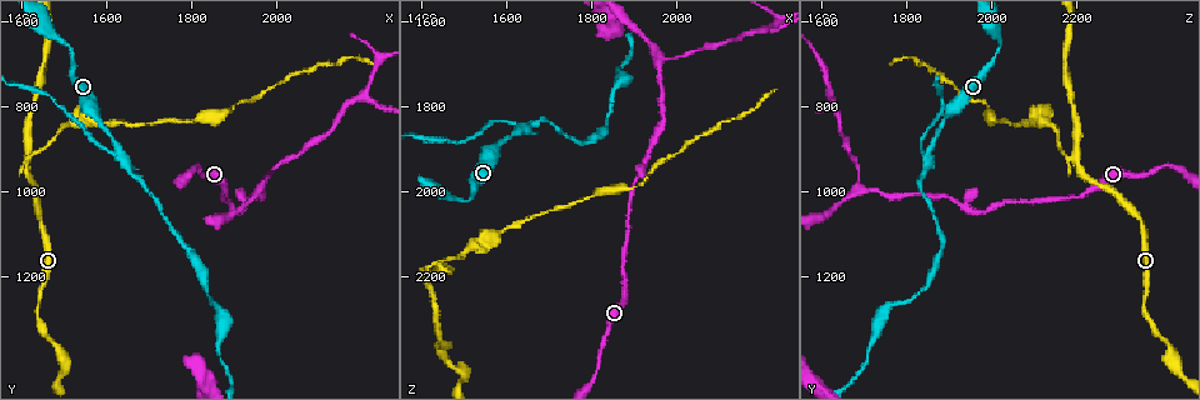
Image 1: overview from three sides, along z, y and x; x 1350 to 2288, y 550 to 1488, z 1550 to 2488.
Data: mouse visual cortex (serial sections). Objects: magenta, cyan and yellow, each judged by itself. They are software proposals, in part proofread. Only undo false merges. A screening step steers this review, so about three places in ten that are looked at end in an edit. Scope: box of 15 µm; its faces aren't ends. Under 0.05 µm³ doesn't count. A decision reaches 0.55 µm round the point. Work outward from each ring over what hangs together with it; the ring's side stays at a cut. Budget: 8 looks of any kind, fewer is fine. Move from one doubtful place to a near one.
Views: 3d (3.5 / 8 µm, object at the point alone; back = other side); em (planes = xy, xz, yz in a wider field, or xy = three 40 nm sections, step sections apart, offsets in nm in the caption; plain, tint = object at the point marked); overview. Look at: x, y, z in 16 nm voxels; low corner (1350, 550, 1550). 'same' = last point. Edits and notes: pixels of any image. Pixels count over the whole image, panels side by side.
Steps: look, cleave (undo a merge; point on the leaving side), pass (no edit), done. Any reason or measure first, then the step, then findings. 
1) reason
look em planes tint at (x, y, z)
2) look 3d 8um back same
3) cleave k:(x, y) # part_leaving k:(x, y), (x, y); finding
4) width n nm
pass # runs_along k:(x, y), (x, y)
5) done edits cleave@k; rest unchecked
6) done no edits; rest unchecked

three arms meet
look 3d 3.5um back at (1630, 895, 1850)

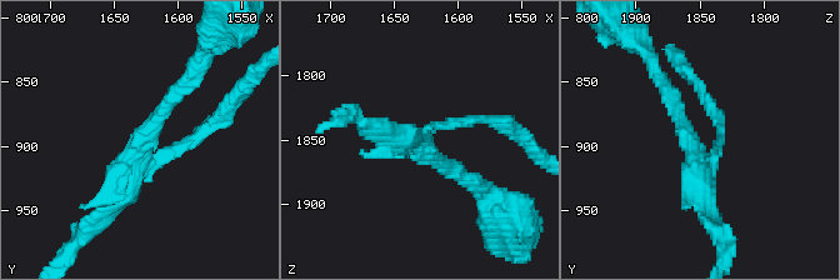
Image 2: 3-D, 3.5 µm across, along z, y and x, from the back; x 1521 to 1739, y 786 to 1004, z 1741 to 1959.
arms 3; arm_widths 150, 200, 350 nm; shape alone is not enough
look em xy step 5 tint at (1632, 900, 1858)

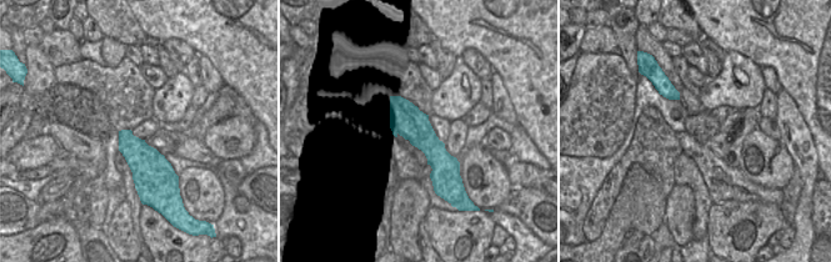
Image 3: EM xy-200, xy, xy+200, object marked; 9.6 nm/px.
width 320 nm
cleave 2:(471, 119) # part_leaving 2:(430, 131), (495, 119), (523, 138); a second cell is stuck on

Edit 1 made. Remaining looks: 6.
redraw
look overview

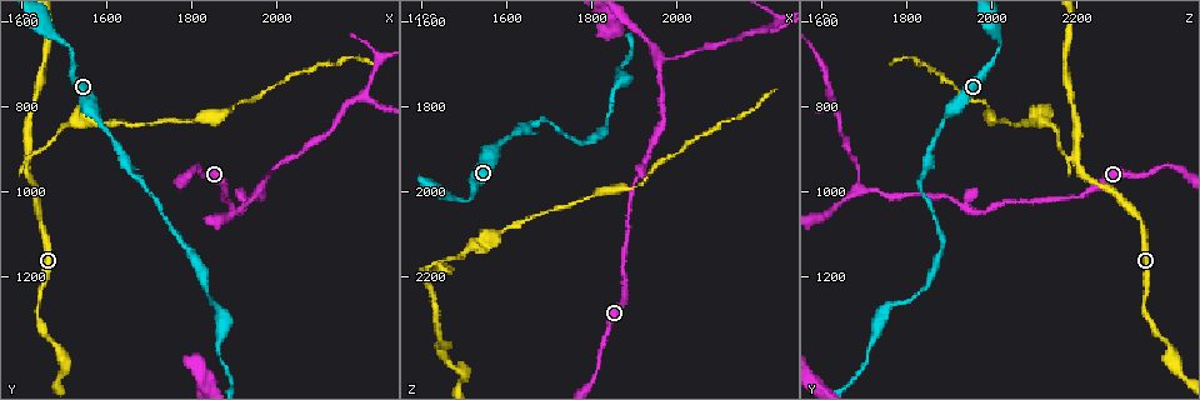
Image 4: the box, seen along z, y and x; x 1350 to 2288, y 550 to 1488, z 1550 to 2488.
three-way junction
look 3d 3.5um back at (1415, 930, 2200)

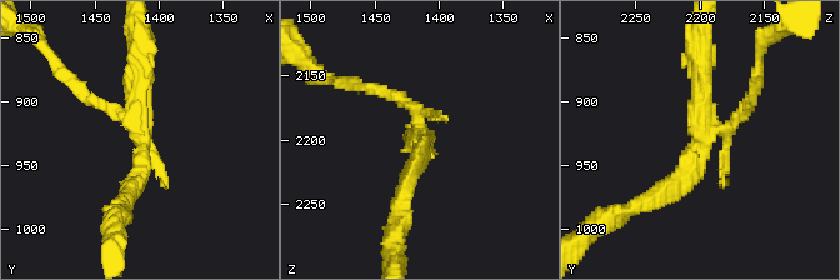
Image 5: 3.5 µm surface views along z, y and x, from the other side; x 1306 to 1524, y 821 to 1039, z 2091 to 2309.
need the tissue
look em xy step 1 tint at (1414, 922, 2194)

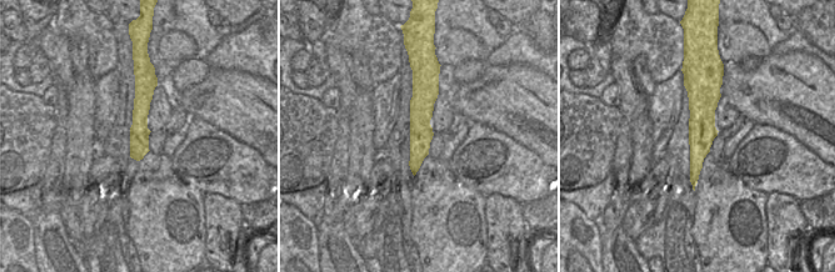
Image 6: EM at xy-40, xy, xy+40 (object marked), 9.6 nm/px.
another direction
look em planes tint same

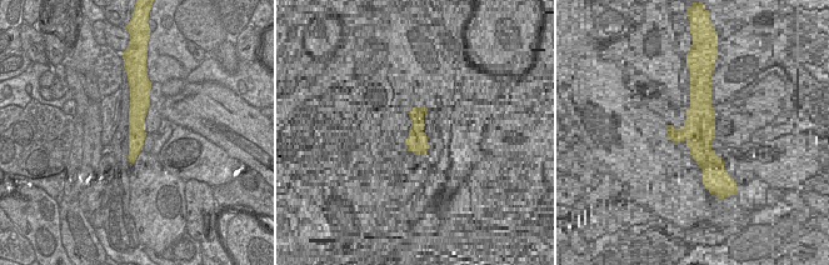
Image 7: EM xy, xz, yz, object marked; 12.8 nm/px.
cleave 5:(385, 93) # part_leaving 5:(420, 121), (398, 96), (335, 80); two cells meet here

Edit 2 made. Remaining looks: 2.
arms part here
look 3d 3.5um at (1920, 1035, 1930)

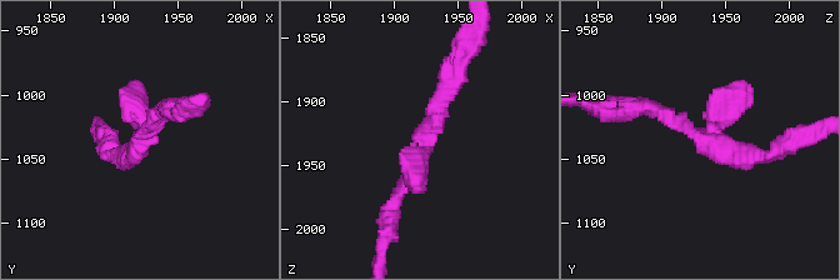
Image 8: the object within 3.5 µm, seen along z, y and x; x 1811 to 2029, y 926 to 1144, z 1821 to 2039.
look em xy step 3 tint at (1920, 1032, 1934)

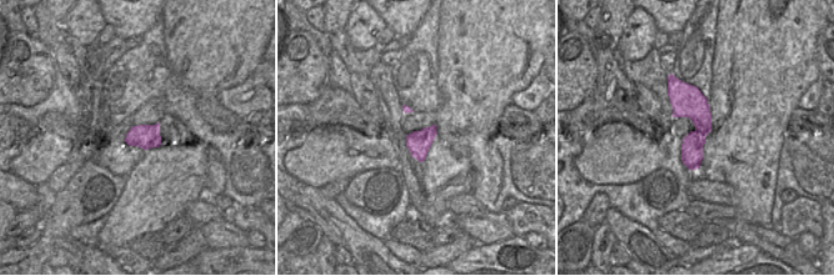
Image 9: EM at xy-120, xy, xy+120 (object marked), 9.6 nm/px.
width 220 nm
cleave 8:(135, 88) # border 9:(695, 130), (700, 130), (705, 135); two cells meet here

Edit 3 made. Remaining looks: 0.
done edits cleave@2, cleave@5, cleave@8; rest unchecked

